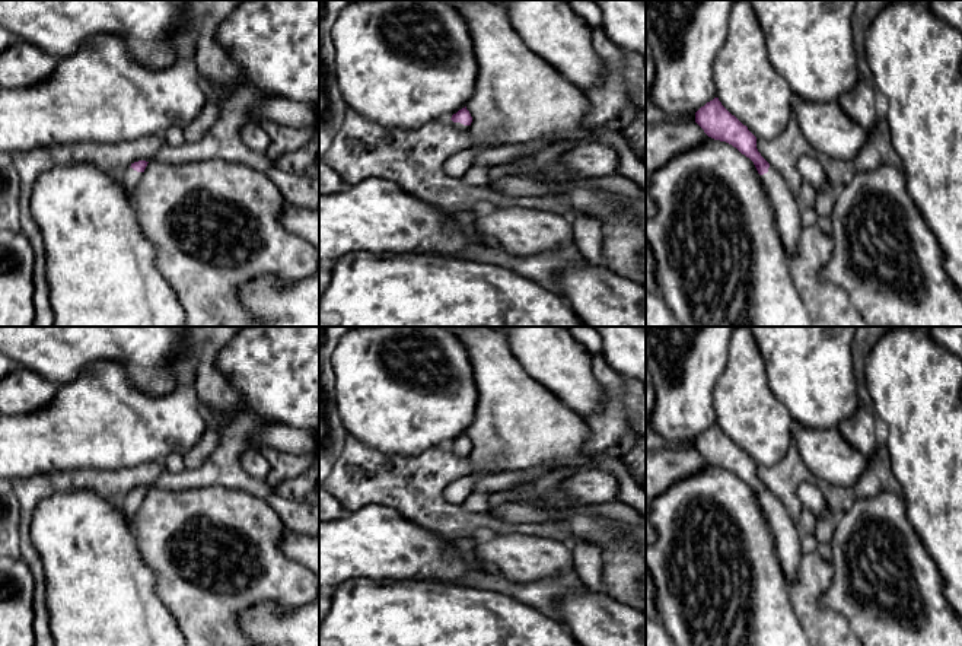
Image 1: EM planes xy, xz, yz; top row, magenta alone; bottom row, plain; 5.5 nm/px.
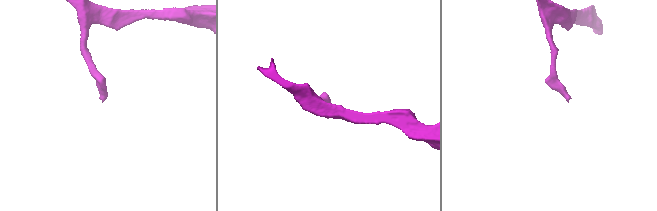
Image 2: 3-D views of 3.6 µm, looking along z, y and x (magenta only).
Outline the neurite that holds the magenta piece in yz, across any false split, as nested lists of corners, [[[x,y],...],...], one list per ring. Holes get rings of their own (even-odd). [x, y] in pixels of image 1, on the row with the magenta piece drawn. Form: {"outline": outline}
{"outline": [[[719,98],[695,112],[695,122],[708,137],[732,144],[754,162],[775,211],[777,230],[786,255],[791,260],[803,229],[800,204],[783,176],[758,152],[756,137],[722,105]]]}

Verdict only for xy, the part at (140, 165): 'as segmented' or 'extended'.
extended

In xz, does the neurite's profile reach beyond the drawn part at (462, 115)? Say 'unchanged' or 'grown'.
grown

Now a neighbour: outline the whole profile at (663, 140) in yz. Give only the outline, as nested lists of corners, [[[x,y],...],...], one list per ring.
[[[646,122],[646,172],[653,174],[675,156],[707,141],[708,136],[695,122]]]

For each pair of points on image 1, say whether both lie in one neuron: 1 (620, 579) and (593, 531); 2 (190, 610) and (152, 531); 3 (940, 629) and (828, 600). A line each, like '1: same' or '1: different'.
1: same
2: same
3: same

